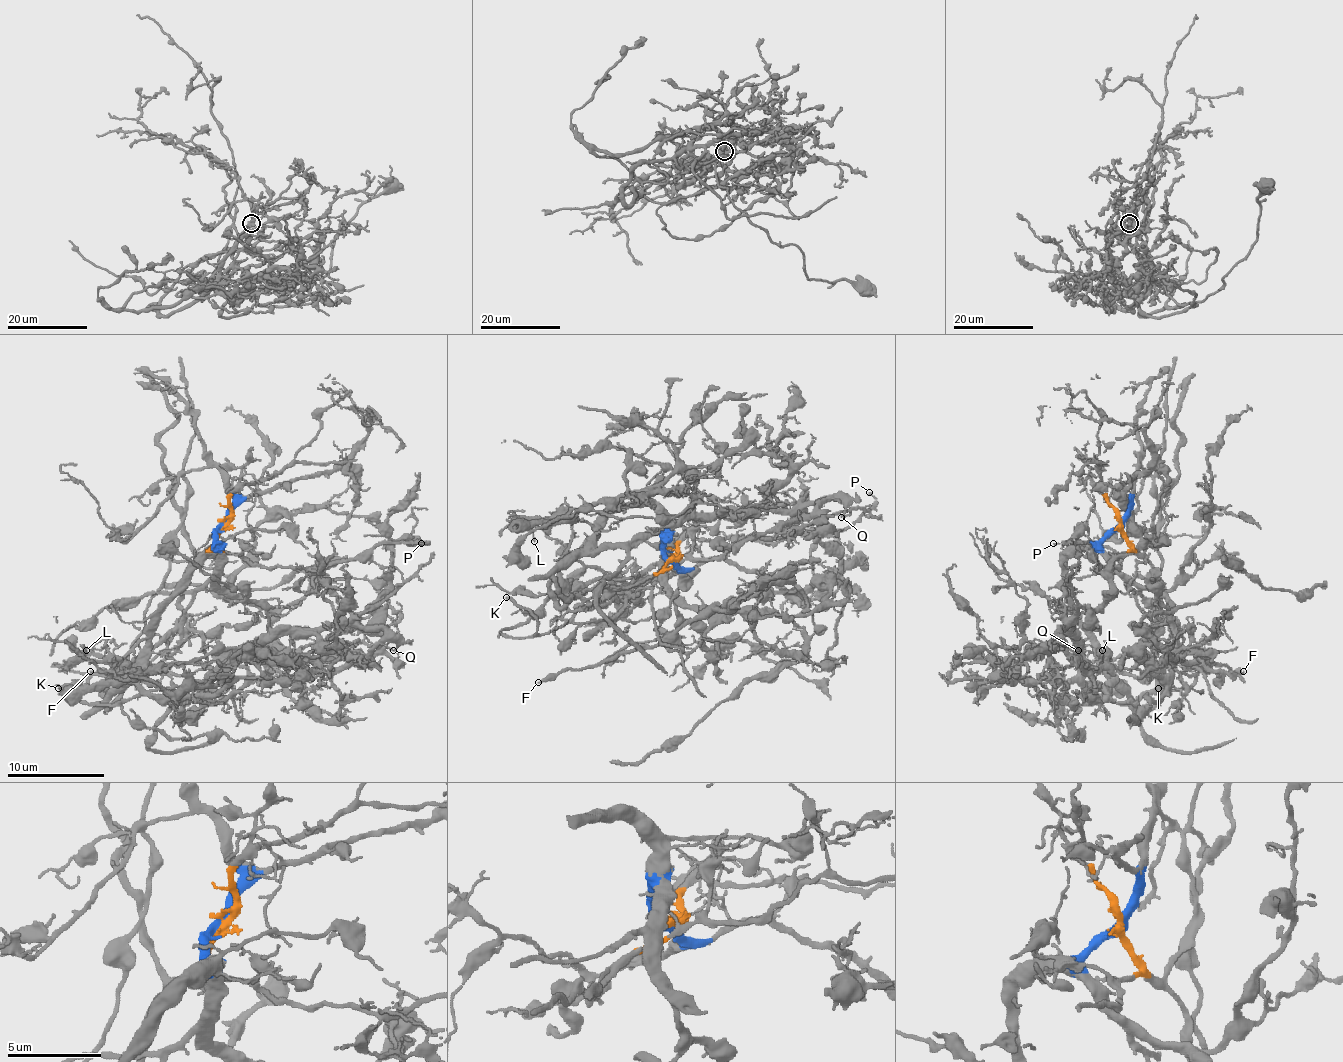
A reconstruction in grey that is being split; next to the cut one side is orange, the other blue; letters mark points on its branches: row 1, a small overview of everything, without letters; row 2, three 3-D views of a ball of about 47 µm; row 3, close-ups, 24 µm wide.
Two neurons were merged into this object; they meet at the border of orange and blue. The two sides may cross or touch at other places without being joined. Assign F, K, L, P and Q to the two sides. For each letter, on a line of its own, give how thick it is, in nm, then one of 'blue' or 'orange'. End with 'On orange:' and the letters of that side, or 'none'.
F: 200 nm | blue
K: 240 nm | orange
L: 110 nm | blue
P: 110 nm | orange
Q: 90 nm | blue
On orange: K, P

